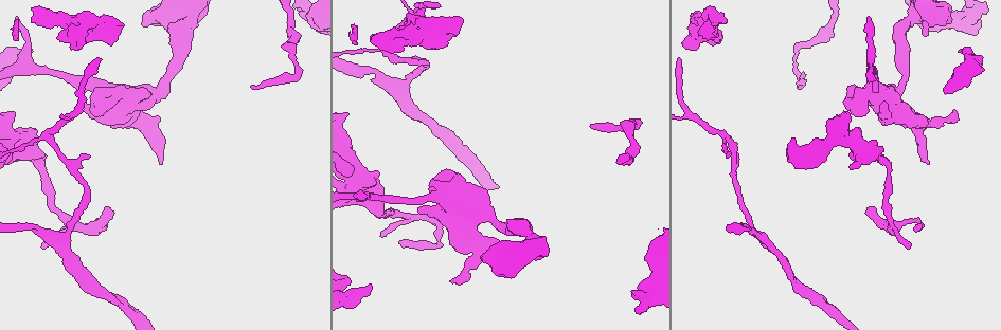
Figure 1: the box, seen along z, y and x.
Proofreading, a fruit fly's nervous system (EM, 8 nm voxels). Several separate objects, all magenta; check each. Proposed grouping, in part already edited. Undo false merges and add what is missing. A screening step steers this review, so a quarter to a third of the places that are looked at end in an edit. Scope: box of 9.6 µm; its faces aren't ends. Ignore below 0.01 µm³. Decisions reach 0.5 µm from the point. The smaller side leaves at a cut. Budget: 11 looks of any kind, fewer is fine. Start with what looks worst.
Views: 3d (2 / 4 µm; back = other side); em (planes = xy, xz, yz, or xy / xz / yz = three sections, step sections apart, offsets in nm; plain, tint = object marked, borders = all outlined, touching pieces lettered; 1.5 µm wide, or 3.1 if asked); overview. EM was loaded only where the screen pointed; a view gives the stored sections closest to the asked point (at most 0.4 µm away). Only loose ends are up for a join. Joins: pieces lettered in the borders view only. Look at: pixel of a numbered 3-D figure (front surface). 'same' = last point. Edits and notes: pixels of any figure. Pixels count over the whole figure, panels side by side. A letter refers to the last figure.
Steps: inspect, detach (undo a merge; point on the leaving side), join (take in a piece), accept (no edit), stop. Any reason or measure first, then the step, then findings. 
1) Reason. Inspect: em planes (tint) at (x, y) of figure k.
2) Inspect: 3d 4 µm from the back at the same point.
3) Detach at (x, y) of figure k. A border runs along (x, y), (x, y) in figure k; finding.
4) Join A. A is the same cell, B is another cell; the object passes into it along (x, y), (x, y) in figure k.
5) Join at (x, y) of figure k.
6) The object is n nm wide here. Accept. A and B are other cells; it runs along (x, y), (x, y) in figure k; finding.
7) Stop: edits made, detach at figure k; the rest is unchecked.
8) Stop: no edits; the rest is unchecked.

Narrows sharply. Inspect: 3d 2 µm at (381, 214) of figure 1.

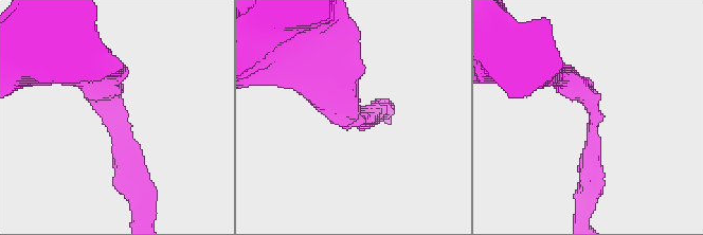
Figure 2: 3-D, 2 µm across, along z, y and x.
The arms are 180, 200 nm wide. Inspect: em yz step 8 (borders) at (351, 122) of figure 2.

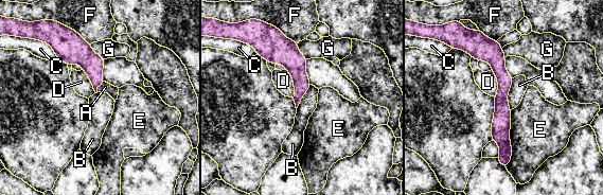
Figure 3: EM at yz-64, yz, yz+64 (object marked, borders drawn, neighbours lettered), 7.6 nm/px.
Accept. A, B, C, D, E, F and G are other cells; a border runs along (513, 78), (507, 95), (510, 109) in figure 3; continuous, no second neuron.

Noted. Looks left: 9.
Branch point. Inspect: em planes (borders) at (56, 242) of figure 1.

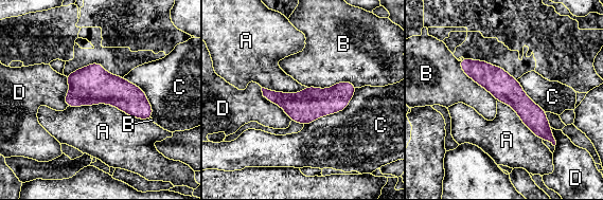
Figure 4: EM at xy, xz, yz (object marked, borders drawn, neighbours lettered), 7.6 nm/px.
Accept. A, B, C and D are other cells; it runs along (465, 64), (502, 86), (551, 139) in figure 4; all the same neuron.

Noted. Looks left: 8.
Stops while still wide. Inspect: em planes (borders) at (142, 23) of figure 1.

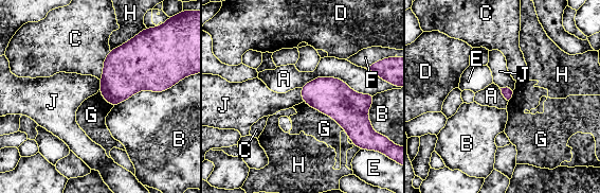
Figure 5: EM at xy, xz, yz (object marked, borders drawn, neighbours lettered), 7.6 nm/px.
Accept. A, B, C, D, E, F, G, H and J are other cells; none of them fits.

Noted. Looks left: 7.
Abrupt turn. Inspect: 3d 2 µm at (64, 230) of figure 1.

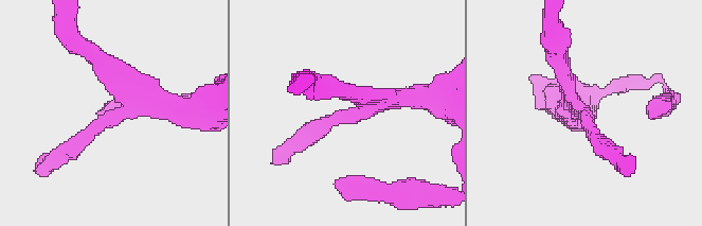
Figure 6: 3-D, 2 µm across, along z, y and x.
Now the EM. Inspect: em xz step 4 (borders) at (586, 115) of figure 6.

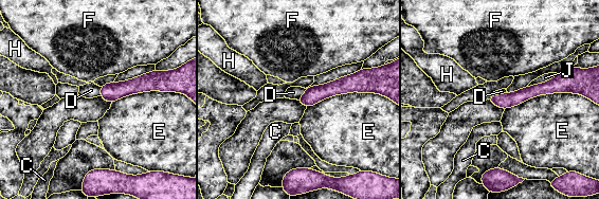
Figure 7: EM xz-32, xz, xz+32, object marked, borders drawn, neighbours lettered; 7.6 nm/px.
Cut it another way. Inspect: em planes (borders) at the same point.

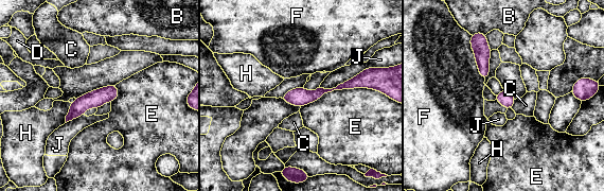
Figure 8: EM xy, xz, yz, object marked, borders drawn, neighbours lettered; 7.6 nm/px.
The longest contact is with E, 600 nm. Accept. B, C, D, E, F, H and J are other cells; all the same neuron.

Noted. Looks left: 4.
Three arms meet. Inspect: em planes (borders) at (723, 134) of figure 1.

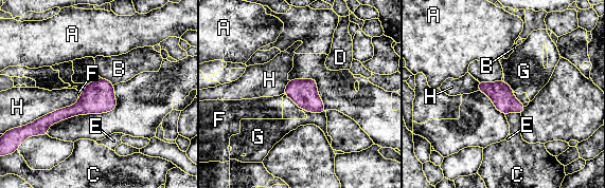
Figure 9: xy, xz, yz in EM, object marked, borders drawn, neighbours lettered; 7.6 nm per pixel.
The object is 180 nm wide here. Accept. A, B, C, D, E, F, G and H are other cells; a border runs along (300, 108), (310, 112), (325, 113) in figure 9; one neuron here.

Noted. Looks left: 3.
Stop: no edits; the rest is unchecked.

